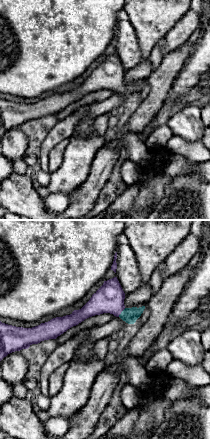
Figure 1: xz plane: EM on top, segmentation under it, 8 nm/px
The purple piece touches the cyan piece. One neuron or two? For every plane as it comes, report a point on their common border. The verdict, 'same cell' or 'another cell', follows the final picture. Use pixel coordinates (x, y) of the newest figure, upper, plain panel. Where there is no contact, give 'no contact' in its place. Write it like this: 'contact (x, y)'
contact (121, 87)

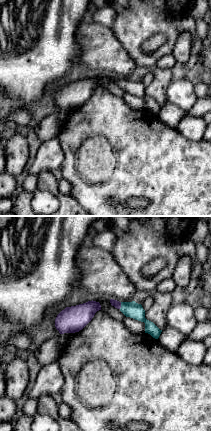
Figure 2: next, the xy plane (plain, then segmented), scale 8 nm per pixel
contact (120, 81)

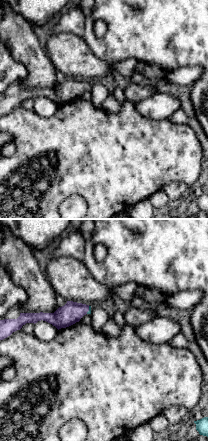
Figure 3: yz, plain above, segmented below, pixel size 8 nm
contact (88, 86)

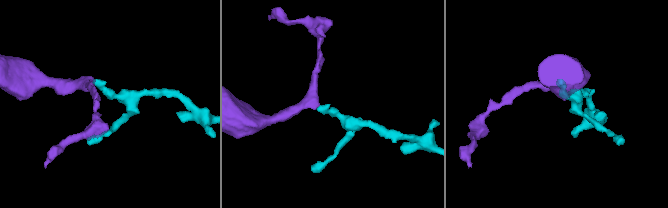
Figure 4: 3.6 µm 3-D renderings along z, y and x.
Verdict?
same cell

